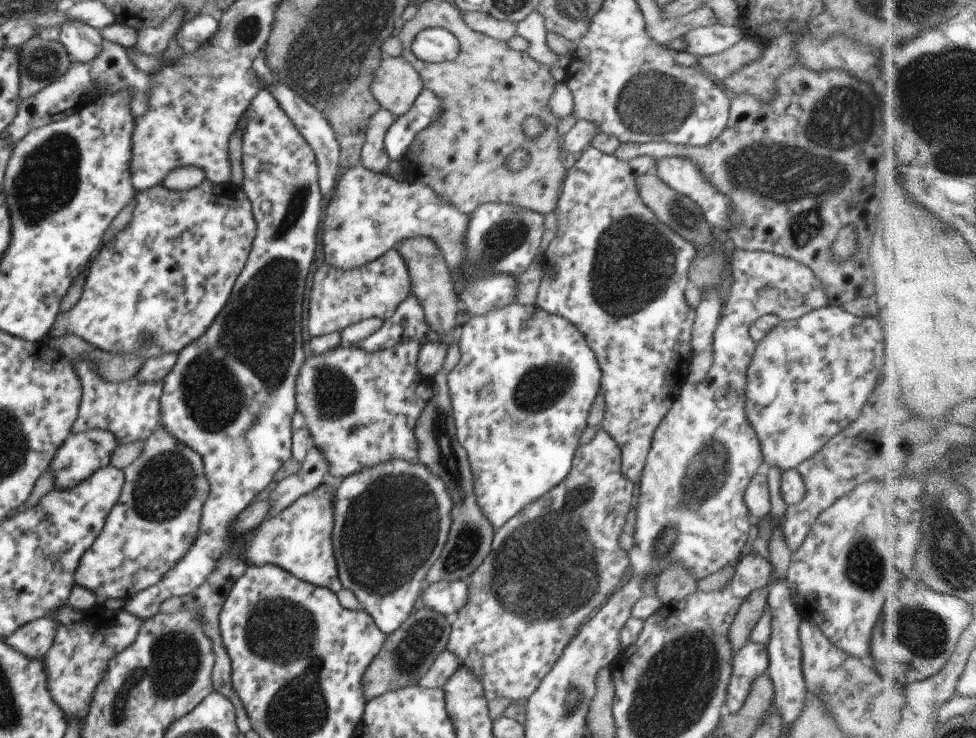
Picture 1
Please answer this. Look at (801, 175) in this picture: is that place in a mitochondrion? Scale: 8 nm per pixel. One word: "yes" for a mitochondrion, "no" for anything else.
yes

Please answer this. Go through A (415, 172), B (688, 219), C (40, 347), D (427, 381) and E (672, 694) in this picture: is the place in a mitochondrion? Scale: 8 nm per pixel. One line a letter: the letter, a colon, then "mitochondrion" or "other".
A: other
B: mitochondrion
C: other
D: other
E: mitochondrion

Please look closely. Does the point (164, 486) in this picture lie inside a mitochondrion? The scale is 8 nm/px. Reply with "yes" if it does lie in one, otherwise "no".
yes

